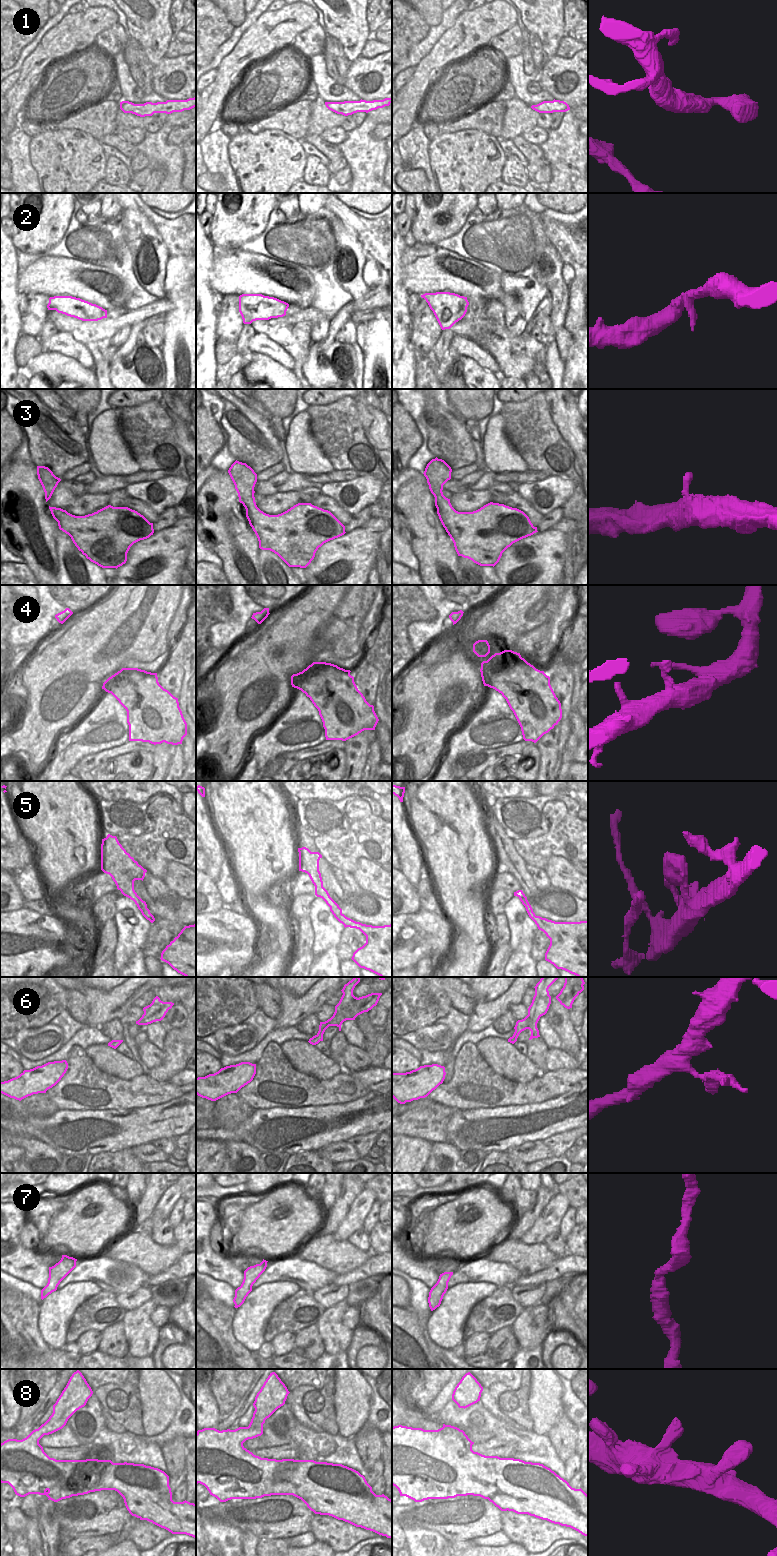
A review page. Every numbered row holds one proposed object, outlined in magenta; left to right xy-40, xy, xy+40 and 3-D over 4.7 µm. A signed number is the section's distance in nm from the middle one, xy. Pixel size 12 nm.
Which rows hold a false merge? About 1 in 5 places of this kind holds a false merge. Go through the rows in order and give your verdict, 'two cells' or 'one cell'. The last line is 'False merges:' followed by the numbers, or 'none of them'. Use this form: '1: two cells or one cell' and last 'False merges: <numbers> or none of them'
1: one cell
2: one cell
3: one cell
4: one cell
5: one cell
6: one cell
7: one cell
8: one cell
False merges: none of them

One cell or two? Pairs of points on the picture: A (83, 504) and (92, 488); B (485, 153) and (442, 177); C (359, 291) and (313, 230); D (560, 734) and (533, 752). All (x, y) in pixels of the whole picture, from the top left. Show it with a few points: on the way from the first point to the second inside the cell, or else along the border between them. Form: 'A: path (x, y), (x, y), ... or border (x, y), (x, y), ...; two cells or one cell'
A: border (86, 492), (108, 494); two cells
B: path (474, 160), (466, 162), (457, 171), (453, 172); one cell
C: border (333, 232), (333, 277), (335, 279); two cells
D: border (536, 742), (540, 754), (538, 770); two cells

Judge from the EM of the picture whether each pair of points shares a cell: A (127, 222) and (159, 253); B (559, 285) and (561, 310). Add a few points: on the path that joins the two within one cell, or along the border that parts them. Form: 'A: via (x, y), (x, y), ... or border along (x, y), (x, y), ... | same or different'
A: via (137, 228), (143, 234), (152, 236), (154, 243) | same
B: via (559, 291), (560, 304) | same

